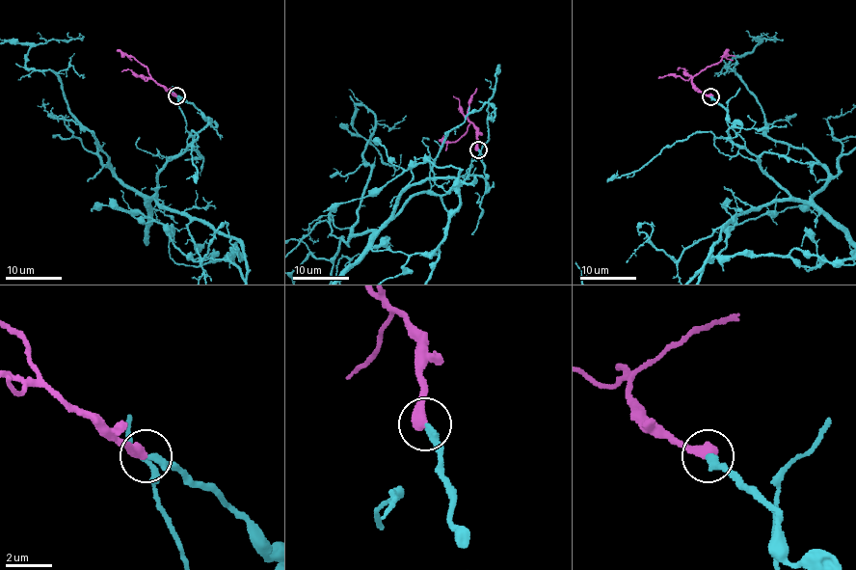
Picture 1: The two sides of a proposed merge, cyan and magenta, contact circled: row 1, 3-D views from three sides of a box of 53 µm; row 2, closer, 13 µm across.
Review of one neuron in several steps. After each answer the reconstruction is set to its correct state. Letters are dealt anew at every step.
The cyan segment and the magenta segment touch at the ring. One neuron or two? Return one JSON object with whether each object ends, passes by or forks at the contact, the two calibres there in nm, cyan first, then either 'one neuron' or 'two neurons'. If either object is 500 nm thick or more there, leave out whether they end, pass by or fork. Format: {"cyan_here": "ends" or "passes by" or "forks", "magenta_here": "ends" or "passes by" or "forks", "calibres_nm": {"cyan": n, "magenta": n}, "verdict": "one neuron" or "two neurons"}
{"calibres_nm": {"cyan": 320, "magenta": 550}, "verdict": "one neuron"}

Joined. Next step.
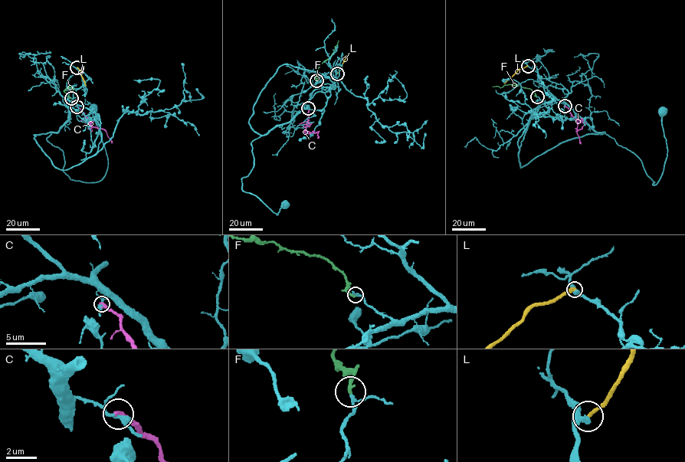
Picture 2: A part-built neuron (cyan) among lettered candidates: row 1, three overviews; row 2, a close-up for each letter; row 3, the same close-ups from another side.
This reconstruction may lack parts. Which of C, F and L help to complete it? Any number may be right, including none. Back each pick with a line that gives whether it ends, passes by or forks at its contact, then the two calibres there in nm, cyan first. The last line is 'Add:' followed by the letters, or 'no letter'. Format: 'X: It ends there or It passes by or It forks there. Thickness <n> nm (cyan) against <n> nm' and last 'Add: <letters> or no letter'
F: It ends there. Thickness 170 nm (cyan) against 240 nm
Add: F

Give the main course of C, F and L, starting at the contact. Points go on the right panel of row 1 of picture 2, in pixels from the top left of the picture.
C: (565, 106), (573, 116), (584, 123), (577, 131), (581, 144)
F: (537, 96), (532, 90), (519, 86), (493, 86)
L: (528, 66), (520, 69), (504, 83)

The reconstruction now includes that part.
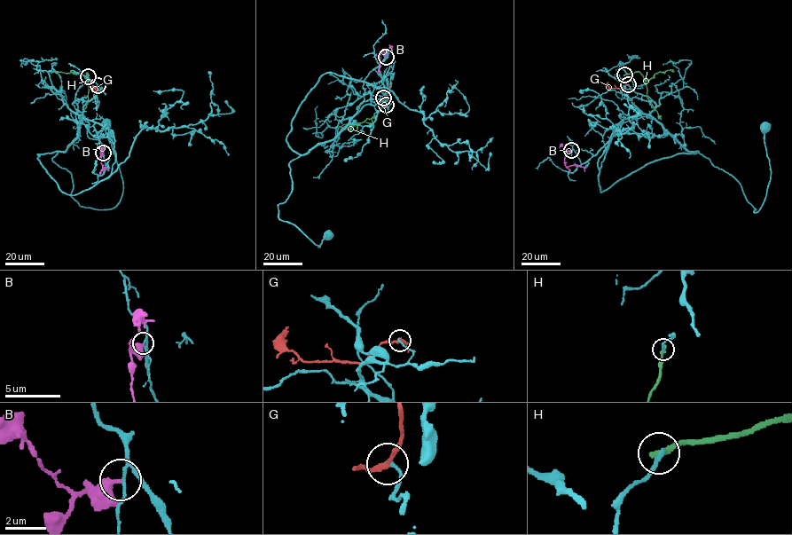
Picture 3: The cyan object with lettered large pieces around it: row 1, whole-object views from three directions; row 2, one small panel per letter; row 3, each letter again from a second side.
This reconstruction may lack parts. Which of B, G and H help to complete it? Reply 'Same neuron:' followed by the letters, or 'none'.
Same neuron: none

